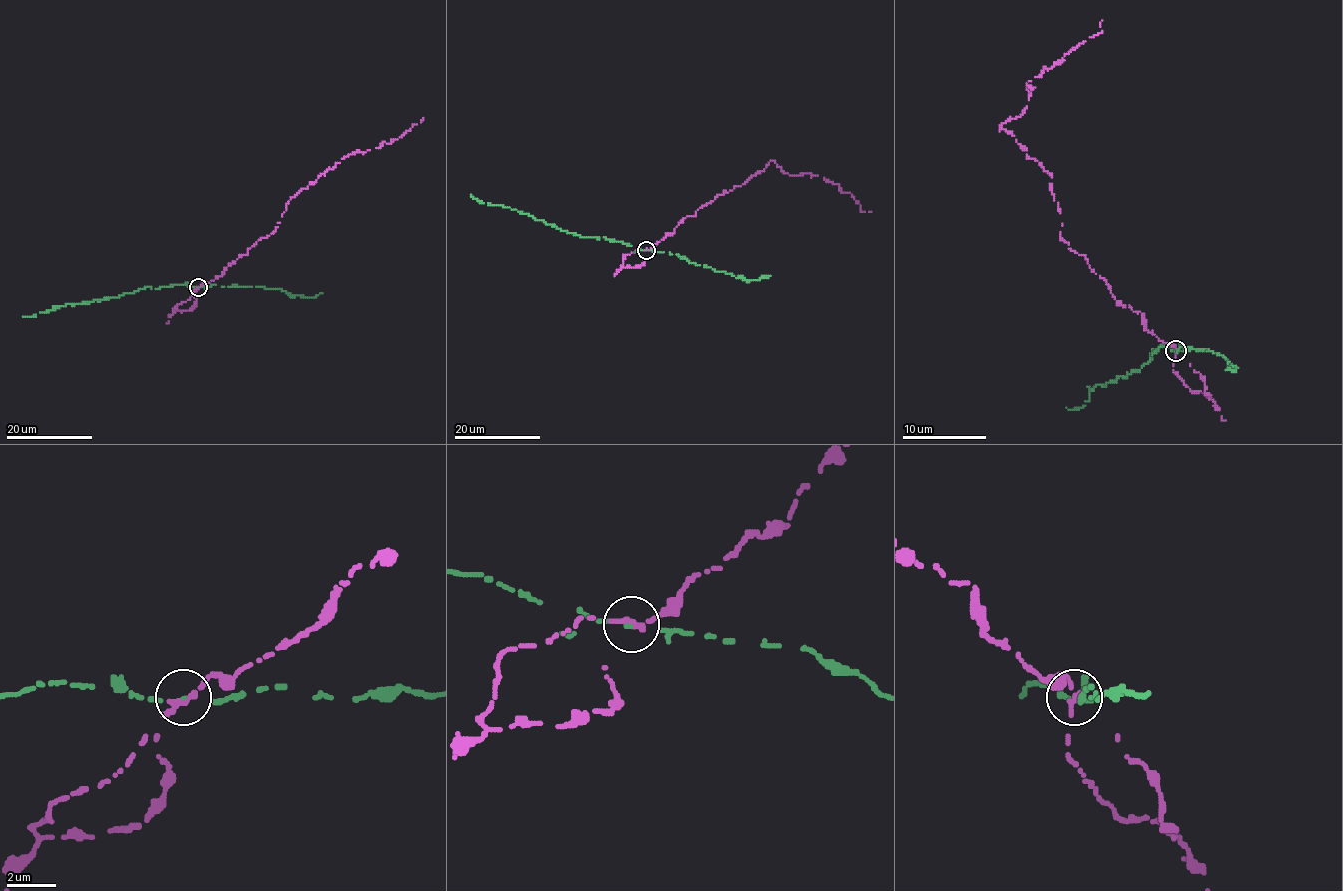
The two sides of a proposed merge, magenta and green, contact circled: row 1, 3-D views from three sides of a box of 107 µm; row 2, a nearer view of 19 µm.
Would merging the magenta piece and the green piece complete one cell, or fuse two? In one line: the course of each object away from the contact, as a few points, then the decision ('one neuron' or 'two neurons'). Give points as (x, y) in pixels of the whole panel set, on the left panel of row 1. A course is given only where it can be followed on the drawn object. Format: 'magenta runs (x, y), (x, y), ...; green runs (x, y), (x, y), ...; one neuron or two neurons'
magenta runs (199, 287), (220, 275), (261, 238), (273, 233), (286, 204), (322, 173), (358, 150), (400, 137), (422, 118); green runs (199, 287), (175, 284), (141, 288), (112, 298), (55, 306), (45, 313), (22, 316); two neurons

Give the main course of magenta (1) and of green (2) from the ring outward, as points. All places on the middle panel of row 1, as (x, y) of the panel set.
1: (647, 249), (770, 161), (784, 173), (816, 175), (836, 183), (863, 212), (870, 212)
2: (647, 249), (634, 252), (620, 241), (581, 237), (560, 230), (508, 207), (480, 202), (470, 194)

